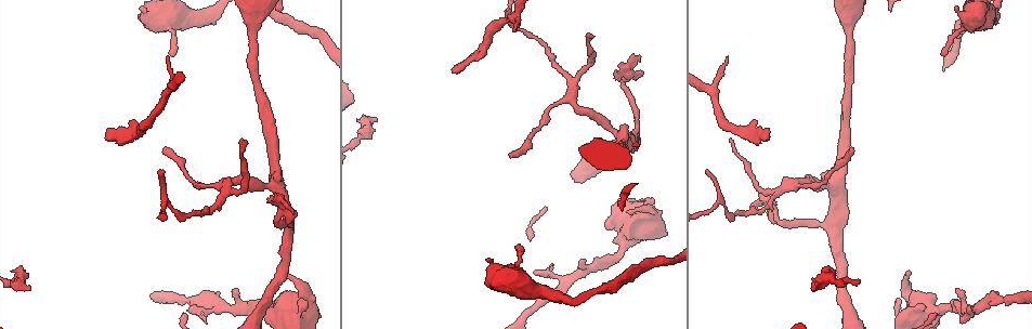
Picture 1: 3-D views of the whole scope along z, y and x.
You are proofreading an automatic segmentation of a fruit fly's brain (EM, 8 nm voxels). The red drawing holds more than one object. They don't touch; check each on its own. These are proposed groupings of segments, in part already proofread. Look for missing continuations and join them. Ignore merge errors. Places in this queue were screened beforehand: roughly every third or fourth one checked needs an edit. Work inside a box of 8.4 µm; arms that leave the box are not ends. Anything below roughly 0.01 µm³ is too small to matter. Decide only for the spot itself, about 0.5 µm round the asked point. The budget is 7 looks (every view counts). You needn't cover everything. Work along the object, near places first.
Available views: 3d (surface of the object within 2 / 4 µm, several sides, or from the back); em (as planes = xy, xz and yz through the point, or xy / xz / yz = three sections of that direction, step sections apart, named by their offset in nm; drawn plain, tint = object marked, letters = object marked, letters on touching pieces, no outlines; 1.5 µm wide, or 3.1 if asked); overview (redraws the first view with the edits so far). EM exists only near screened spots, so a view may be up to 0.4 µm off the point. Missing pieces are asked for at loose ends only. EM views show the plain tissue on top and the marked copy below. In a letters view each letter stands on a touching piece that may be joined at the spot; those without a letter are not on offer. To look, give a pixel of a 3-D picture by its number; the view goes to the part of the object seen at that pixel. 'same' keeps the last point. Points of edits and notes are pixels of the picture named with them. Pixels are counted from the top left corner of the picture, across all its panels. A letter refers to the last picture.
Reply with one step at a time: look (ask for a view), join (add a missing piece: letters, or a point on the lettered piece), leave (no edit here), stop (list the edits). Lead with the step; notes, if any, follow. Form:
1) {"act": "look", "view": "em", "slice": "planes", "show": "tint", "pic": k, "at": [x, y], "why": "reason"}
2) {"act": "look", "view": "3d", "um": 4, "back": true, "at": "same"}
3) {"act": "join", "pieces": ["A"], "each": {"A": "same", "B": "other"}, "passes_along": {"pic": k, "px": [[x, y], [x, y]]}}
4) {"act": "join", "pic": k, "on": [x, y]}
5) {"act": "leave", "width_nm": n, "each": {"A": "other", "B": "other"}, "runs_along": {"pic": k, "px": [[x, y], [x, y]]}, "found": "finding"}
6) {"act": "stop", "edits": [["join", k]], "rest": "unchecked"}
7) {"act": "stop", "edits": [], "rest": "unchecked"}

{"act": "look", "view": "em", "slice": "xy", "step": 4, "show": "letters", "pic": 1, "at": [588, 35], "why": "free end"}

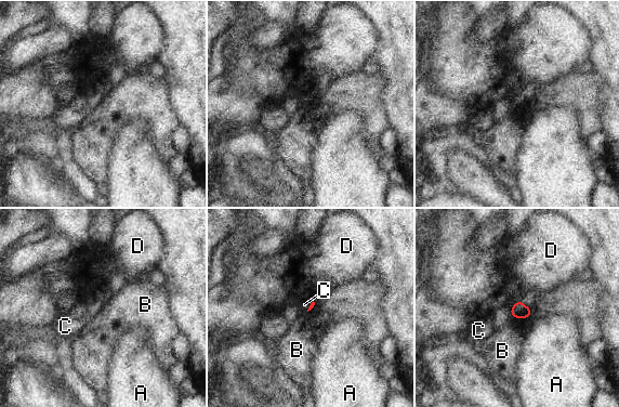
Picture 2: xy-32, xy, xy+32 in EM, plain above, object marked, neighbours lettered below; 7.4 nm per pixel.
{"act": "look", "view": "em", "slice": "planes", "show": "letters", "at": "same", "why": "cut it another way"}

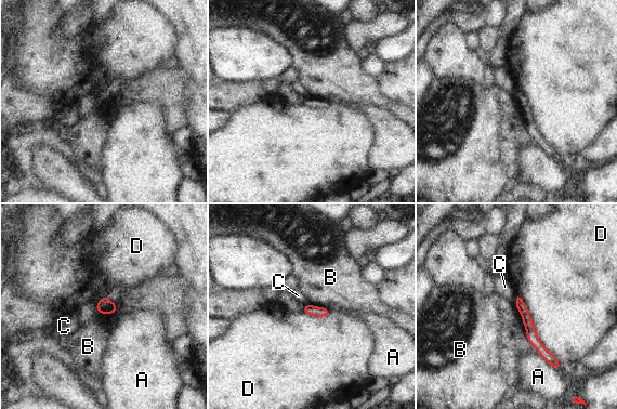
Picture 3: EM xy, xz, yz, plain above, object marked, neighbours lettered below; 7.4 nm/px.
{"act": "leave", "each": {"A": "other", "B": "other", "C": "other", "D": "other"}, "runs_along": {"pic": 3, "px": [[519, 301], [533, 339], [553, 363]]}, "found": "no lettered piece goes on from it"}

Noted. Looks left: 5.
{"act": "look", "view": "em", "slice": "planes", "show": "letters", "pic": 1, "at": [924, 308], "why": "branch stops here"}

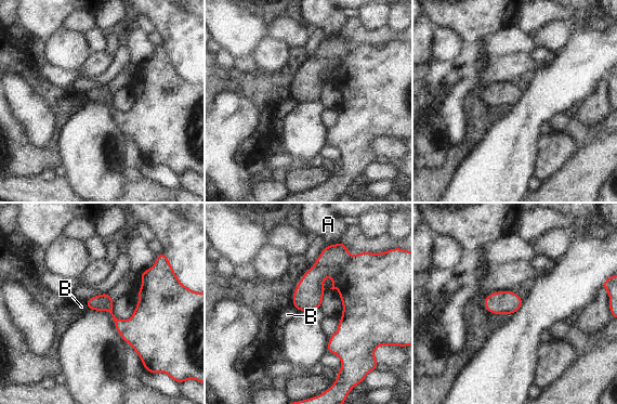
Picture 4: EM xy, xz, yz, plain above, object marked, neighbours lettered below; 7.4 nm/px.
{"act": "leave", "each": {"A": "other", "B": "other"}, "border": {"pic": 4, "px": [[86, 301], [89, 309]]}, "found": "none of them fits"}

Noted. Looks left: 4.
{"act": "look", "view": "em", "slice": "planes", "show": "letters", "pic": 1, "at": [853, 149], "why": "branch stops here"}

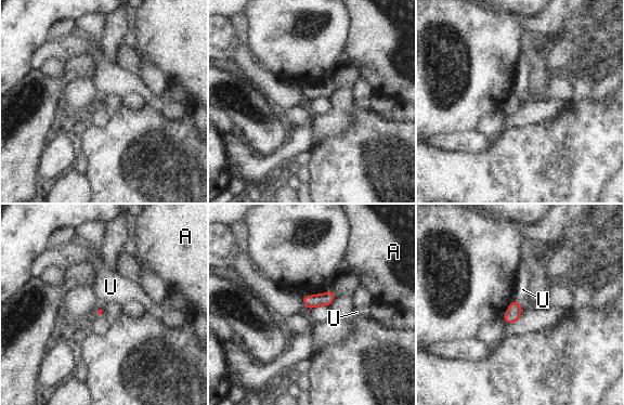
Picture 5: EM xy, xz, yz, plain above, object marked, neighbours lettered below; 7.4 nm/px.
{"act": "leave", "each": {"A": "other", "U": "other"}, "found": "no lettered piece goes on from it"}

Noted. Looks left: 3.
{"act": "stop", "edits": [], "rest": "unchecked"}

